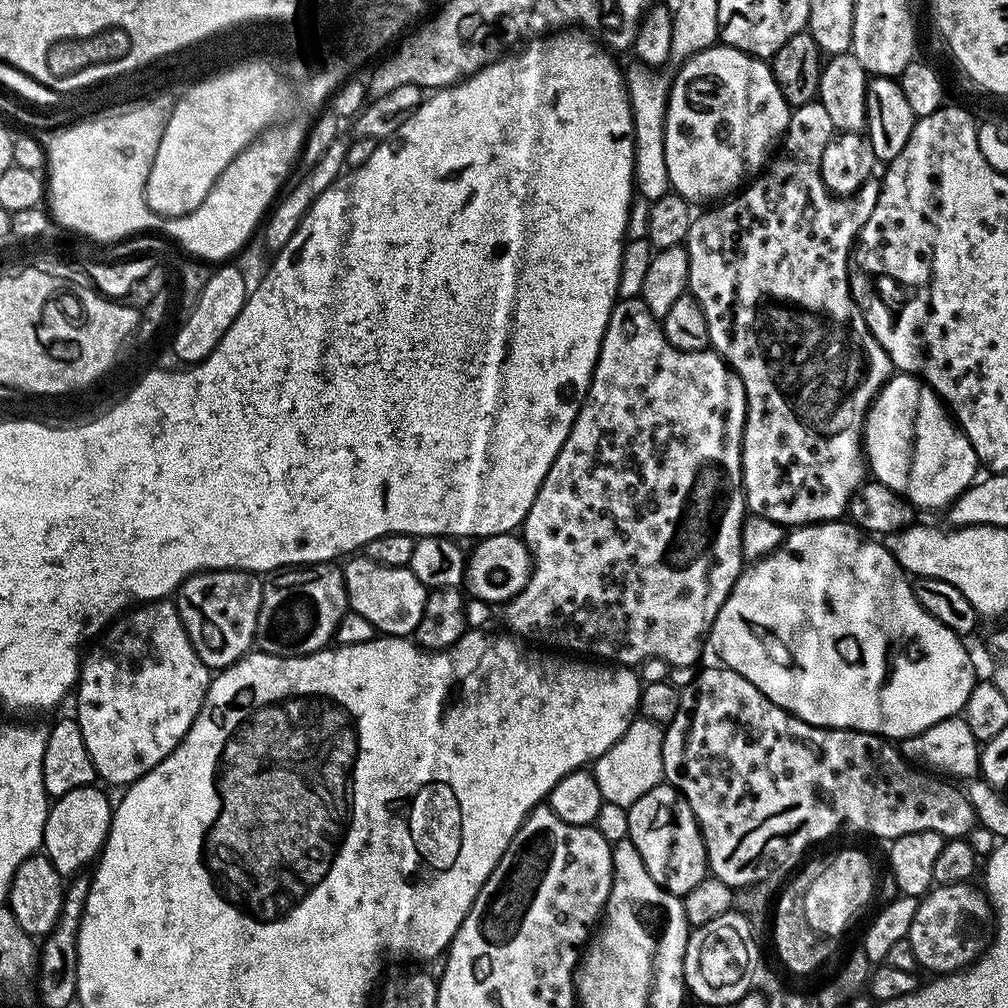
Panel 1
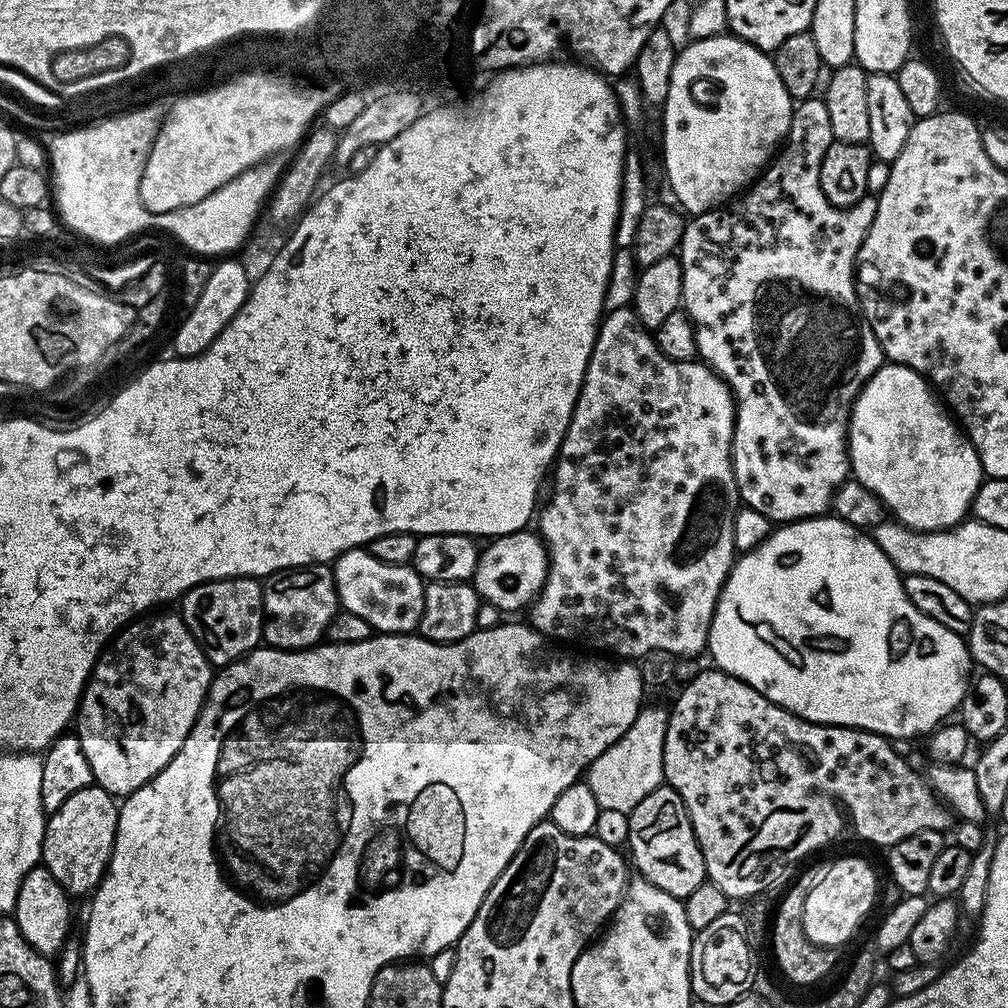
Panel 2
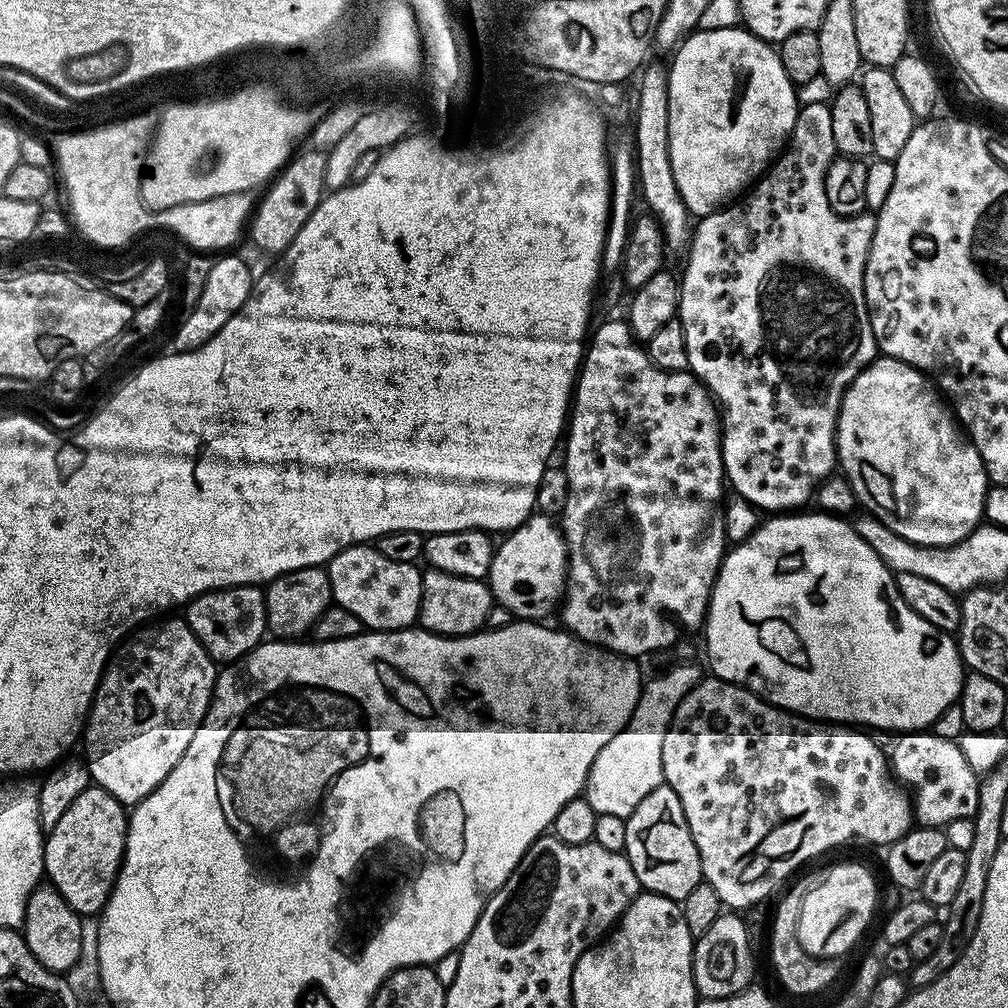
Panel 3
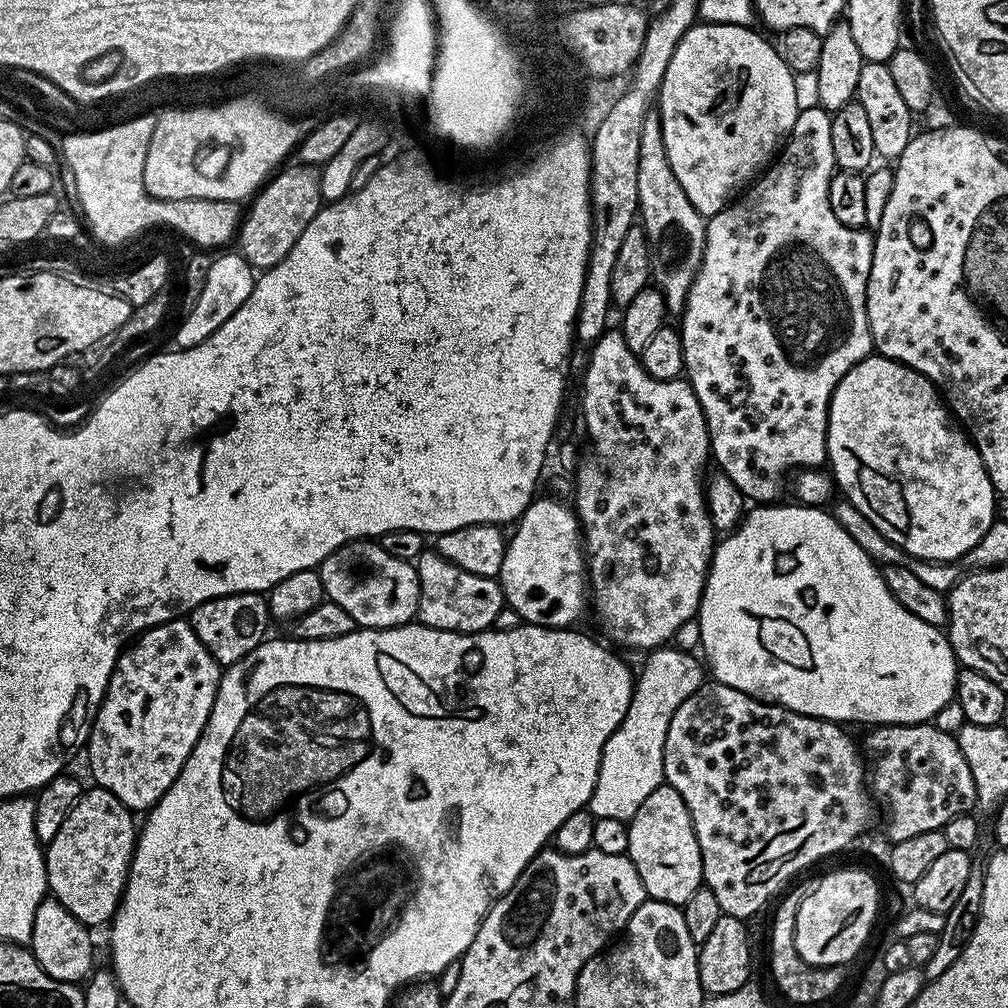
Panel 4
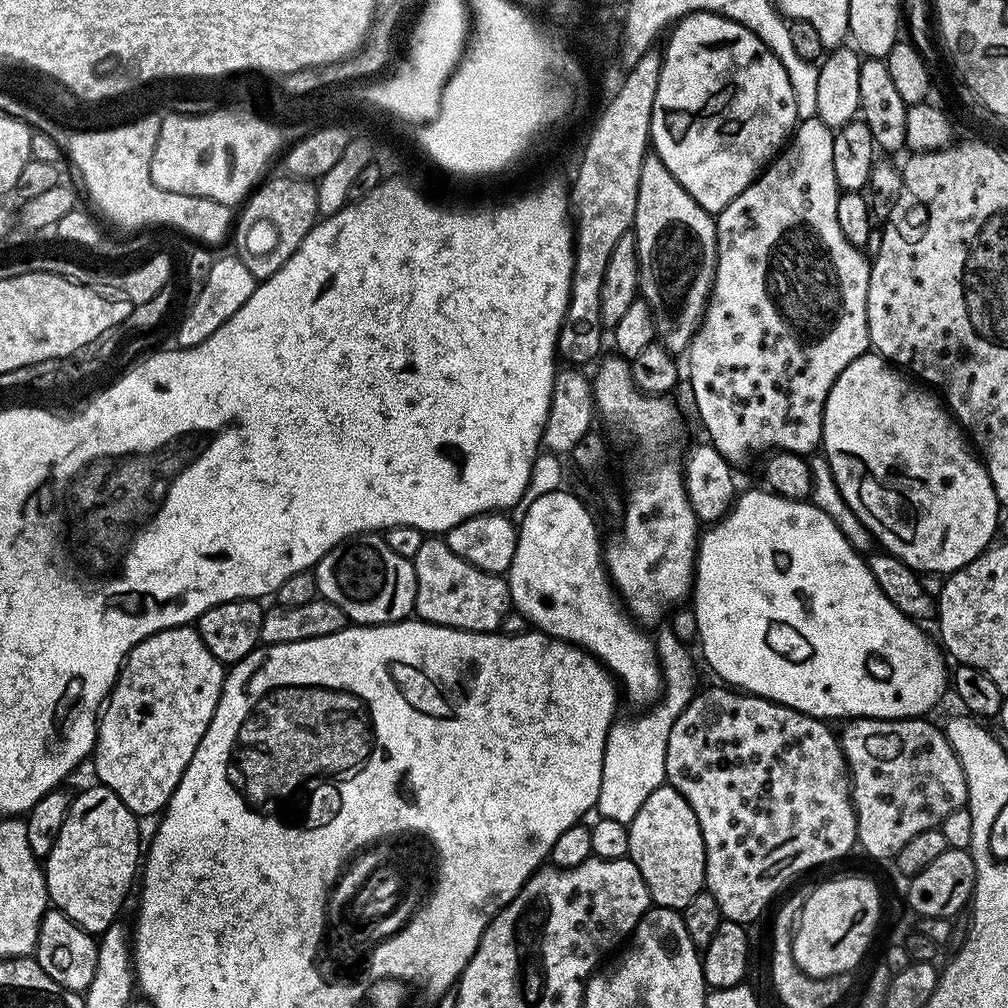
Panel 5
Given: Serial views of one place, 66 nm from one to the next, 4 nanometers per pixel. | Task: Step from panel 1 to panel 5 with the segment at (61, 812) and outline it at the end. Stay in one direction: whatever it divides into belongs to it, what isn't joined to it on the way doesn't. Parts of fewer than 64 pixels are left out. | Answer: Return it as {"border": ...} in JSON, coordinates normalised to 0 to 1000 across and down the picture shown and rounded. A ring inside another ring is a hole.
{"border":[[[94,781],[72,793],[54,843],[50,843],[42,860],[55,904],[65,907],[81,923],[98,927],[116,916],[115,908],[127,884],[132,884],[141,857],[141,837],[139,841],[140,814],[135,807],[123,799],[113,784]]]}

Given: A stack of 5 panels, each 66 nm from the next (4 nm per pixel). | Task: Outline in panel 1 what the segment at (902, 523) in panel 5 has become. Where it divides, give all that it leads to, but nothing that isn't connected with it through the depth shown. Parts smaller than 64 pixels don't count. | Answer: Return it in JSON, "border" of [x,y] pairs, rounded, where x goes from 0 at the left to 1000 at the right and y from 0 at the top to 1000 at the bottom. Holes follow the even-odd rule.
{"border":[[[886,371],[873,384],[873,389],[865,396],[865,402],[861,404],[861,413],[857,417],[855,443],[864,475],[887,486],[910,505],[939,505],[970,472],[966,442],[940,408],[937,398],[929,392],[929,388],[909,373]]]}

